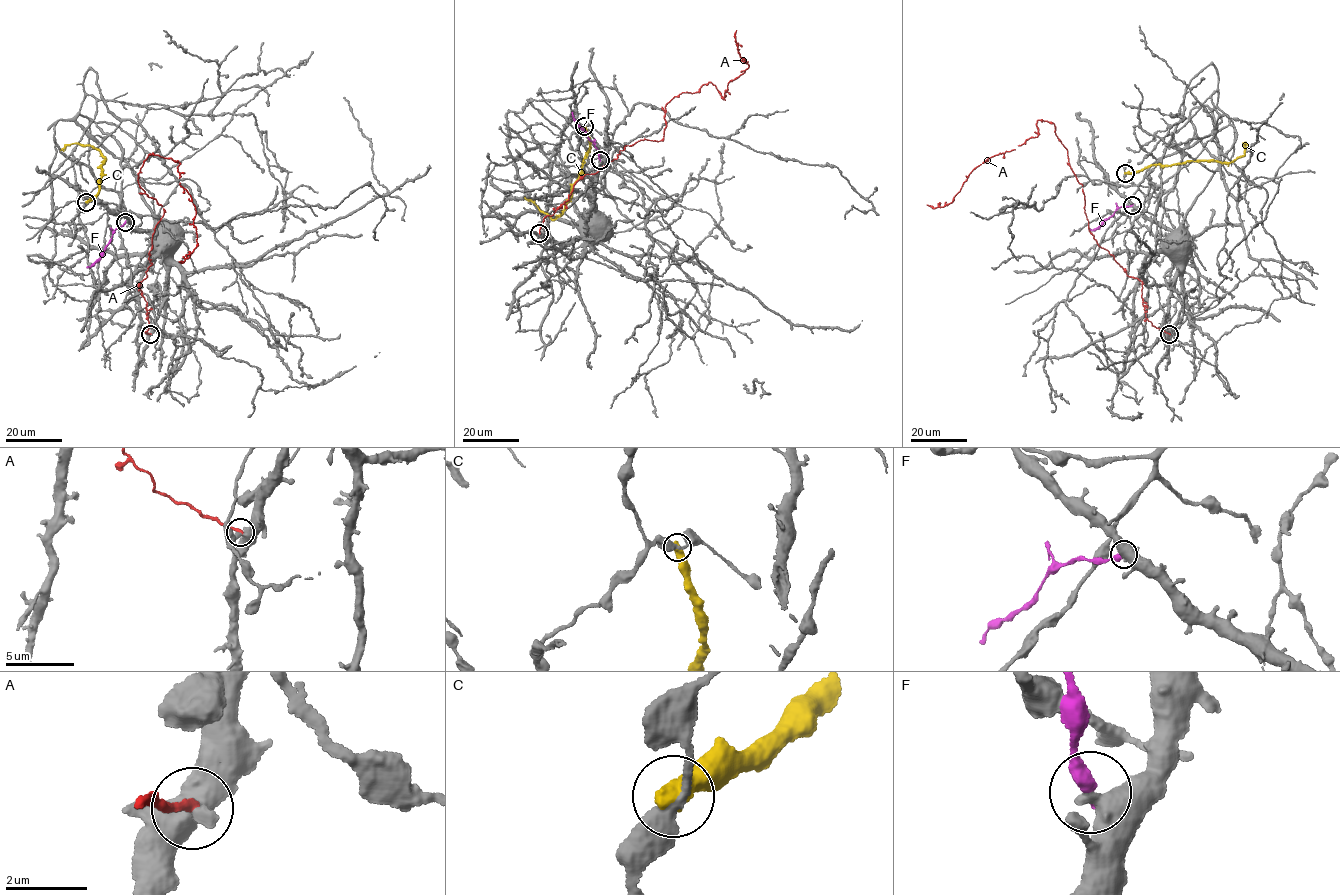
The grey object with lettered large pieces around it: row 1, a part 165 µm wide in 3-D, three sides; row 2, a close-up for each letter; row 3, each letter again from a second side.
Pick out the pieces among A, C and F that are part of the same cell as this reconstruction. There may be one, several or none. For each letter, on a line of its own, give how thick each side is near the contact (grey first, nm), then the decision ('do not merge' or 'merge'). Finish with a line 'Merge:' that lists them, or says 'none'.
A: 550 nm thick on the grey side, 200 nm on the other; do not merge
C: 360 nm thick on the grey side, 550 nm on the other; do not merge
F: 550 nm thick on the grey side, 400 nm on the other; do not merge
Merge: none

